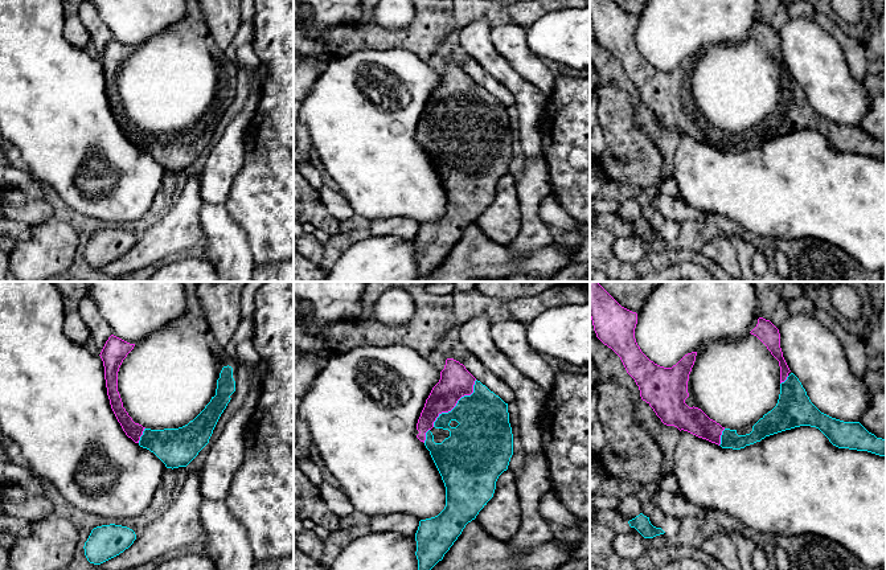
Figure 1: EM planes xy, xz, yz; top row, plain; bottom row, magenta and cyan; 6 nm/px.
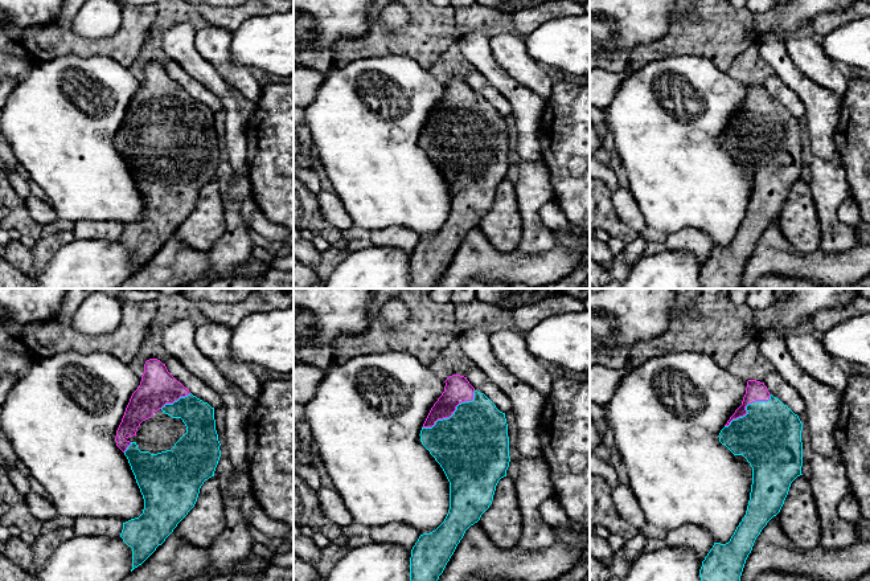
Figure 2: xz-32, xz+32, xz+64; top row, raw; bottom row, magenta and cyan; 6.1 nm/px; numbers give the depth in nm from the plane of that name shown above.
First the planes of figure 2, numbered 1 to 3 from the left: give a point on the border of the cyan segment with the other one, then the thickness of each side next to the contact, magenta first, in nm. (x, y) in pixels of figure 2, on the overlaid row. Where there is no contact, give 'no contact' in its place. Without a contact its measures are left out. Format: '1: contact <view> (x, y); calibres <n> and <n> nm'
1: contact xz-32 (175, 400); calibres 220 and 190 nm
2: contact xz+32 (452, 413); calibres 160 and 440 nm
3: contact xz+64 (745, 408); calibres 120 and 380 nm

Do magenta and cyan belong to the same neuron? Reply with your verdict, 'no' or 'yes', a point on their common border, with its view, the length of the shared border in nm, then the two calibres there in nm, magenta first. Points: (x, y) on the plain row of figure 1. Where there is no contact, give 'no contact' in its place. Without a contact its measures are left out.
yes | xz (456, 106) | 400 nm | 190/320 nm

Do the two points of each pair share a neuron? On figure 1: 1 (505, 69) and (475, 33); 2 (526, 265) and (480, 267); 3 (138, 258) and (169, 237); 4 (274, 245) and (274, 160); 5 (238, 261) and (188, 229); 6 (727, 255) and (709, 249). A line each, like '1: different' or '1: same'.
1: same
2: same
3: same
4: same
5: different
6: same

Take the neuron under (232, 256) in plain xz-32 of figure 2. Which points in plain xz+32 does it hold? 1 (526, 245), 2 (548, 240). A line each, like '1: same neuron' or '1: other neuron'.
1: same neuron
2: same neuron

